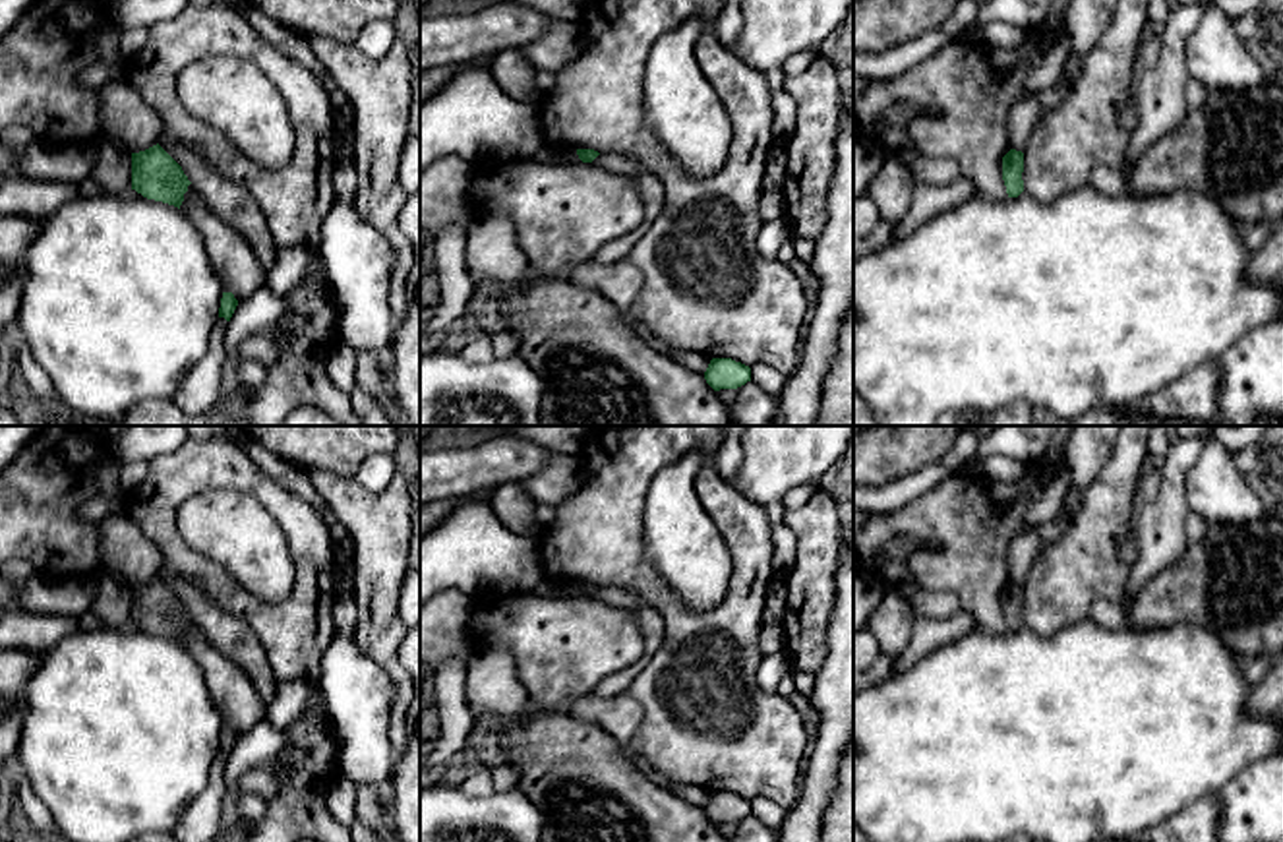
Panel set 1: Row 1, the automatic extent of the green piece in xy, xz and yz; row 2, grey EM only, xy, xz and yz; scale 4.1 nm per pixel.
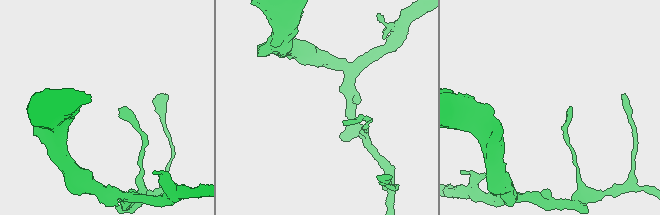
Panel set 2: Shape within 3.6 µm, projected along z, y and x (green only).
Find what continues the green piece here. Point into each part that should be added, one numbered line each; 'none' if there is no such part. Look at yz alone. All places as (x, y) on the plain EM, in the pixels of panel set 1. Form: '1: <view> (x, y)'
none

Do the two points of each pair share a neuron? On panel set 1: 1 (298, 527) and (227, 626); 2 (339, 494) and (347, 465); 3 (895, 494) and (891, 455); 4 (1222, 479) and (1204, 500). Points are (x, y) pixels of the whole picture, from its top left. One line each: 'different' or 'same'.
1: different
2: different
3: different
4: same

